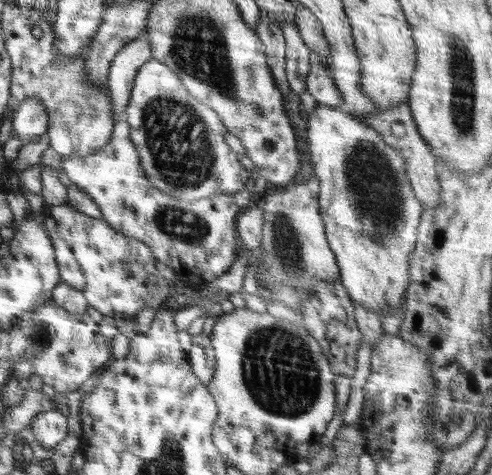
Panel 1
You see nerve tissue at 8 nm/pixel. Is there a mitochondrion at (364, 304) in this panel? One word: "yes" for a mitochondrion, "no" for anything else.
no

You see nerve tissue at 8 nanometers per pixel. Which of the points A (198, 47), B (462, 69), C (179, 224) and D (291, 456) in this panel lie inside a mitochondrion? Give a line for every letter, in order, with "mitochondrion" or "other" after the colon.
A: mitochondrion
B: mitochondrion
C: mitochondrion
D: other

